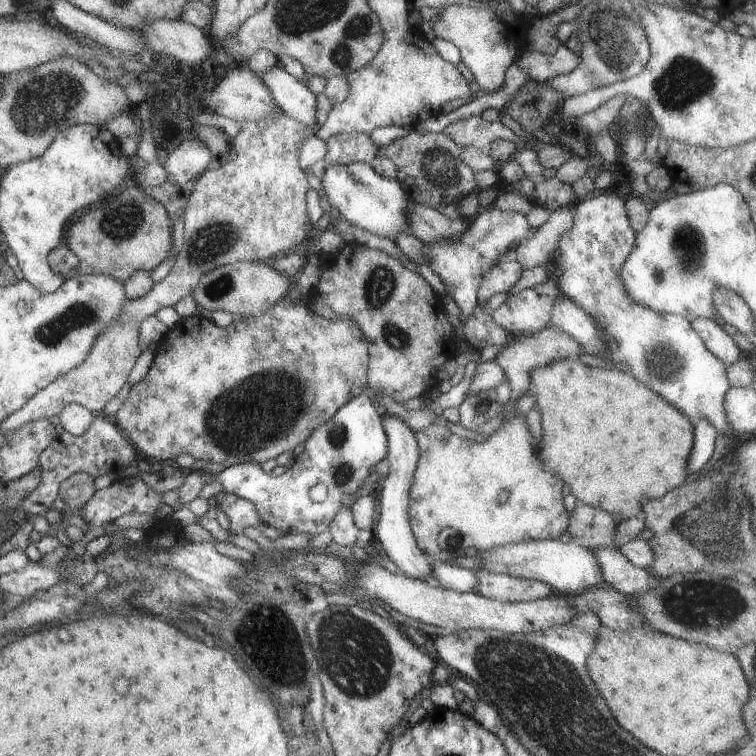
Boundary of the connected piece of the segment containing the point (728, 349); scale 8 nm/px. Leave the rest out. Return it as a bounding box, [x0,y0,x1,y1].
[689,318,741,364]

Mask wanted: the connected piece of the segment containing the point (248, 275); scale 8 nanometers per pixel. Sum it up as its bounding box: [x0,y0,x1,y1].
[190,261,292,317]

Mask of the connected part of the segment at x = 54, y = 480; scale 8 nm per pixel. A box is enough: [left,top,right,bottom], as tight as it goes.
[13,413,138,519]

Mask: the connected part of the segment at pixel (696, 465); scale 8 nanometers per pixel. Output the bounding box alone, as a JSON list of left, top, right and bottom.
[687,420,717,477]

